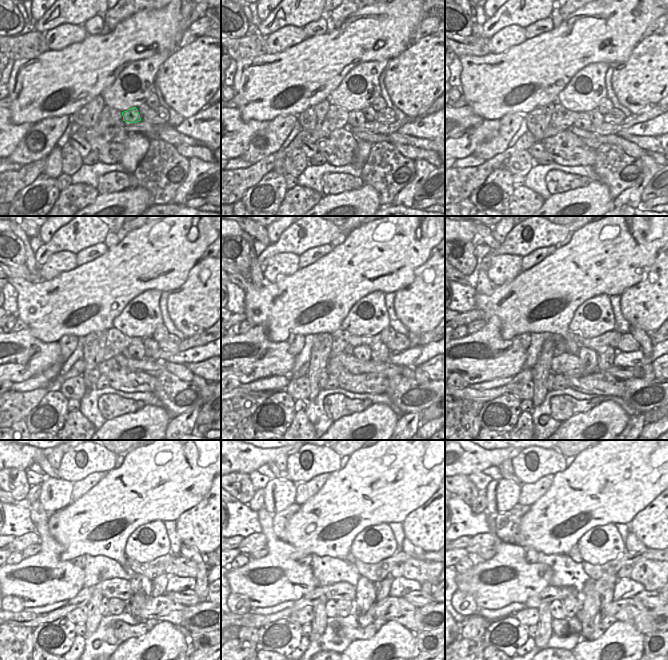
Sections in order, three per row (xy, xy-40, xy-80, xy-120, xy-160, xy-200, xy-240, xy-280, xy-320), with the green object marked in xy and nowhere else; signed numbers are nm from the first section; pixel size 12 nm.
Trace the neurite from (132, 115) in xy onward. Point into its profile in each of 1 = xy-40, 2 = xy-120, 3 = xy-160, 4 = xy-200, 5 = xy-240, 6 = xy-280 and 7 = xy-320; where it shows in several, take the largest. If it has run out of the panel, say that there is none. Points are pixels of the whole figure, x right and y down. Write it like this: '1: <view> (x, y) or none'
1: xy-40 (356, 118)
2: xy-120 (138, 352)
3: xy-160 (363, 353)
4: xy-200 (588, 357)
5: xy-240 (140, 585)
6: xy-280 (365, 588)
7: xy-320 (589, 585)

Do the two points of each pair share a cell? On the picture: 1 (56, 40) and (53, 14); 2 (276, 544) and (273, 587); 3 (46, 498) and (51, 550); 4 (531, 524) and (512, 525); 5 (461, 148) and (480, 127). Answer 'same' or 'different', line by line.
1: different
2: same
3: different
4: different
5: same

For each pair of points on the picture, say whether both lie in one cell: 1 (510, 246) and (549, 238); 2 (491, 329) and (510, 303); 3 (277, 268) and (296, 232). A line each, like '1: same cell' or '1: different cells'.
1: same cell
2: different cells
3: different cells

